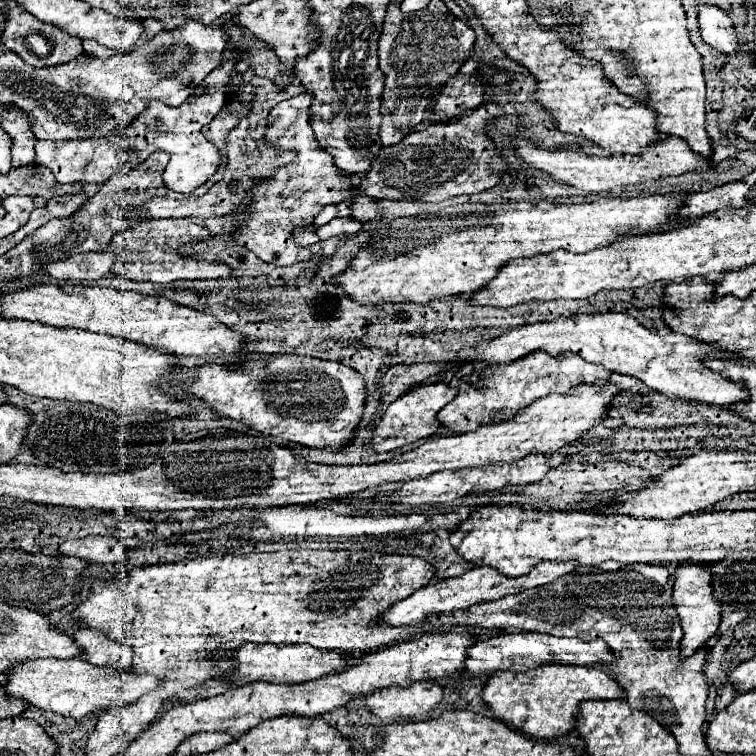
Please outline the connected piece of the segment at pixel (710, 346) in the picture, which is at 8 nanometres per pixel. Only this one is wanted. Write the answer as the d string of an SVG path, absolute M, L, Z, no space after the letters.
M614 311L578 313L578 315L572 315L570 319L560 317L554 321L512 327L494 339L462 347L462 351L458 351L458 359L454 359L454 363L446 363L440 375L462 365L472 365L474 375L478 375L488 365L500 365L500 363L506 365L534 351L546 351L548 355L554 355L556 359L566 357L566 353L580 355L582 359L590 363L604 365L612 373L636 377L644 381L650 389L670 399L698 401L698 403L716 405L722 409L730 409L734 407L734 403L746 403L748 399L746 387L742 387L742 383L734 383L732 379L726 379L722 373L716 373L704 365L706 357L722 359L722 361L734 359L736 355L730 355L730 351L722 351L714 343L702 343L674 331L660 337L658 333L652 333L650 329L640 325L634 317L626 313L614 313Z

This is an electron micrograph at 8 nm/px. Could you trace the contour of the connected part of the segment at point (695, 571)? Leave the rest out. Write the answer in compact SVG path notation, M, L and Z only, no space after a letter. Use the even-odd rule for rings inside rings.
M684 563L680 569L676 569L674 577L676 577L676 581L674 581L672 601L674 601L674 609L678 613L682 631L684 631L684 639L680 643L680 659L686 659L686 657L694 655L698 649L708 649L710 639L716 637L716 633L720 629L720 615L722 613L720 613L718 601L712 597L708 569L704 569L702 565Z

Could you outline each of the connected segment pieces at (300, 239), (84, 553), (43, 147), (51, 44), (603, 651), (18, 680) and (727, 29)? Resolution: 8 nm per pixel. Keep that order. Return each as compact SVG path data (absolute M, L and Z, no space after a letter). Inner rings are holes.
M304 225L304 227L296 227L292 231L294 241L298 243L298 247L312 247L314 243L320 243L320 237L316 235L316 225Z
M88 535L84 539L64 541L60 545L62 555L72 555L92 563L122 563L126 559L126 547L116 537Z
M228 61L224 65L220 65L218 69L214 69L196 89L194 93L176 109L166 107L164 103L150 103L148 111L142 113L142 117L138 121L134 121L132 127L126 127L122 131L116 131L112 137L104 137L104 139L76 139L76 141L36 141L36 163L48 167L58 183L104 183L110 177L130 171L136 163L142 163L152 151L166 151L170 155L170 163L166 167L166 187L178 193L192 193L198 185L206 183L212 173L218 169L220 165L220 153L216 149L216 145L212 145L210 141L204 139L202 135L202 127L206 123L210 123L210 119L214 119L218 115L218 111L222 111L224 103L226 103L226 91L224 85L228 83L230 73L236 69L234 61Z
M8 1L4 13L6 13L8 21L6 21L6 29L2 33L2 41L10 51L20 55L28 65L32 65L32 67L62 65L62 63L76 59L78 55L82 55L82 41L80 39L66 35L64 31L60 31L54 25L46 25L46 23L38 21L34 15L24 11L18 3Z
M502 633L498 637L480 641L474 647L470 647L464 663L466 663L466 671L478 675L484 671L500 671L500 669L530 671L530 669L536 669L538 665L546 665L546 663L608 667L614 663L614 659L616 659L616 655L606 647L606 643L602 639L580 641L580 639L560 639L560 637L546 635L546 633Z
M36 659L30 663L18 663L14 671L6 671L6 677L6 695L20 697L44 711L76 719L108 707L126 707L158 685L158 679L152 675L132 675L130 671L94 667L82 663L82 659Z
M698 5L698 25L702 31L702 39L708 45L722 51L724 55L738 53L736 49L740 45L740 39L732 25L732 19L724 11L710 5Z

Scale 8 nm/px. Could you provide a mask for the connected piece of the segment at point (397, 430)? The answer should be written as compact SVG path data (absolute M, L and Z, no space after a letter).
M434 383L434 385L420 385L420 387L412 387L410 391L406 391L404 395L400 395L394 403L390 403L390 407L384 411L380 423L374 429L374 437L370 439L370 445L374 447L376 453L382 451L392 451L404 445L410 445L418 439L430 437L436 433L436 429L440 427L436 413L448 405L458 391L454 391L452 387L448 387L446 383Z

